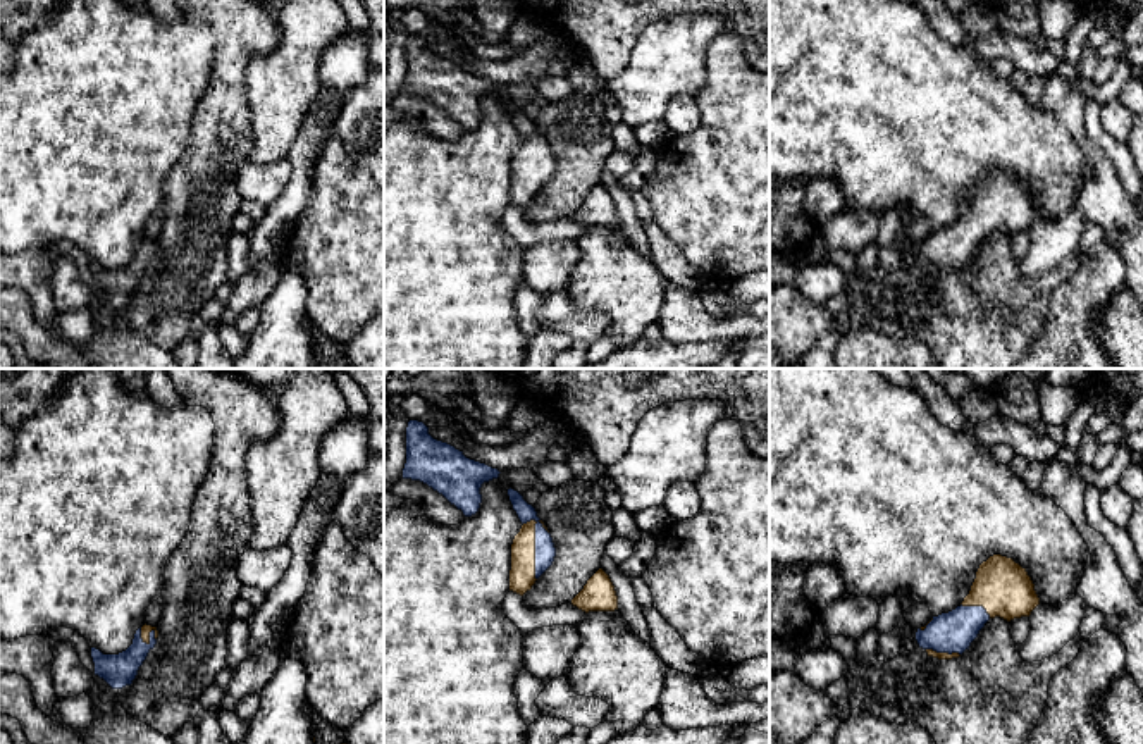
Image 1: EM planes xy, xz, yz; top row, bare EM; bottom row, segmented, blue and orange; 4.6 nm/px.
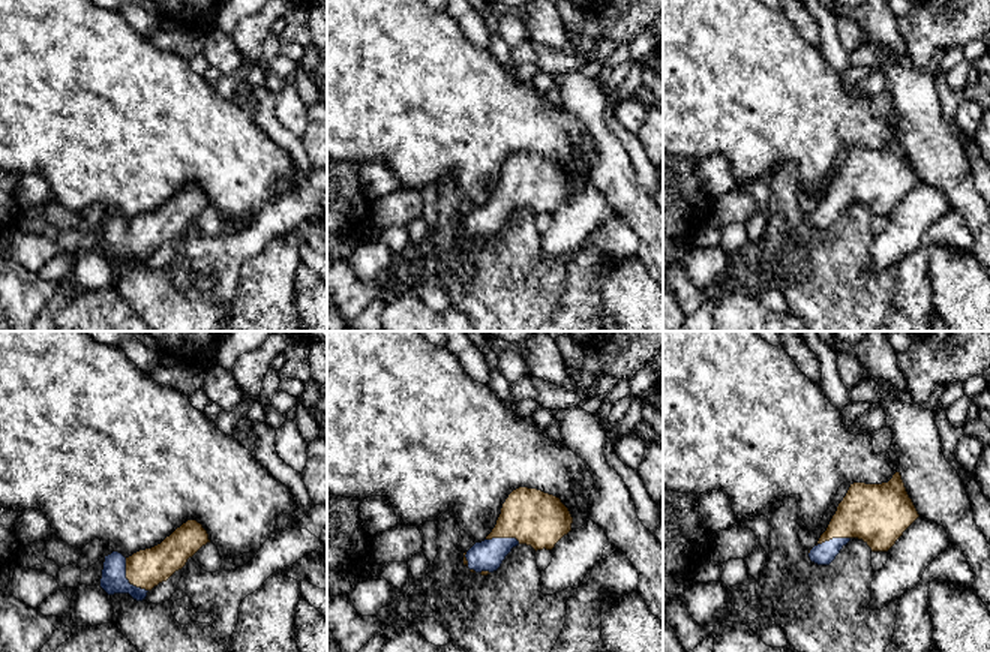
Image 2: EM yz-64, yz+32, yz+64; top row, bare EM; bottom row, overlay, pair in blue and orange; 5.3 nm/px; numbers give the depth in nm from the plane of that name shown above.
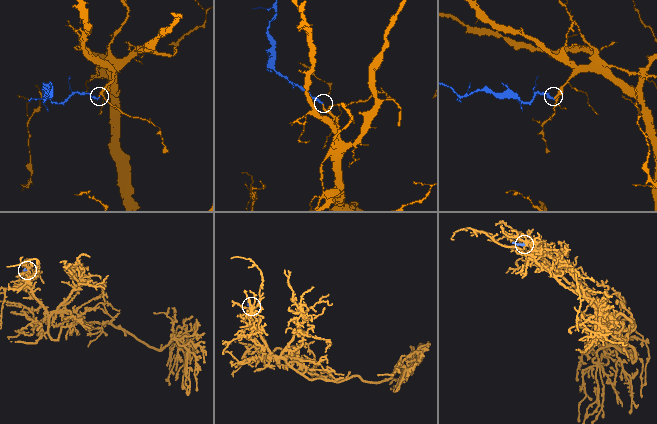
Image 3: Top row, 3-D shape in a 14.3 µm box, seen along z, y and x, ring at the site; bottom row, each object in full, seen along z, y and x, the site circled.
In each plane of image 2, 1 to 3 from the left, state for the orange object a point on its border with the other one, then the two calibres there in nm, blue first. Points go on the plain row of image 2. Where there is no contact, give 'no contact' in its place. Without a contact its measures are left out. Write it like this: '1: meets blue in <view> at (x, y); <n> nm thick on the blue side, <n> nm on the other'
1: meets blue in yz-64 at (126, 243); 130 nm thick on the blue side, 200 nm on the other
2: meets blue in yz+32 at (503, 203); 160 nm thick on the blue side, 300 nm on the other
3: meets blue in yz+64 at (833, 203); 120 nm thick on the blue side, 300 nm on the other

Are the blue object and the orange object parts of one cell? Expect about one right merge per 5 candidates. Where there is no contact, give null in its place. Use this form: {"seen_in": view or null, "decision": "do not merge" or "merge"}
{"seen_in": "xz", "decision": "merge"}

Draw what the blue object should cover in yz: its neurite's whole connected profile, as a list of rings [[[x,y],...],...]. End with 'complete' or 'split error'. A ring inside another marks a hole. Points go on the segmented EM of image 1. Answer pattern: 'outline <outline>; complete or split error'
outline [[[993,555],[979,565],[964,601],[917,629],[916,641],[928,656],[959,658],[990,618],[1010,622],[1029,617],[1038,604],[1040,598],[1026,568],[1012,558]]]; split error

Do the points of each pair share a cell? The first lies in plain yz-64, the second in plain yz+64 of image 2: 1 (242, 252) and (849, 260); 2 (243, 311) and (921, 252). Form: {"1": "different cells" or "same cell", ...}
{"1": "same cell", "2": "same cell"}

